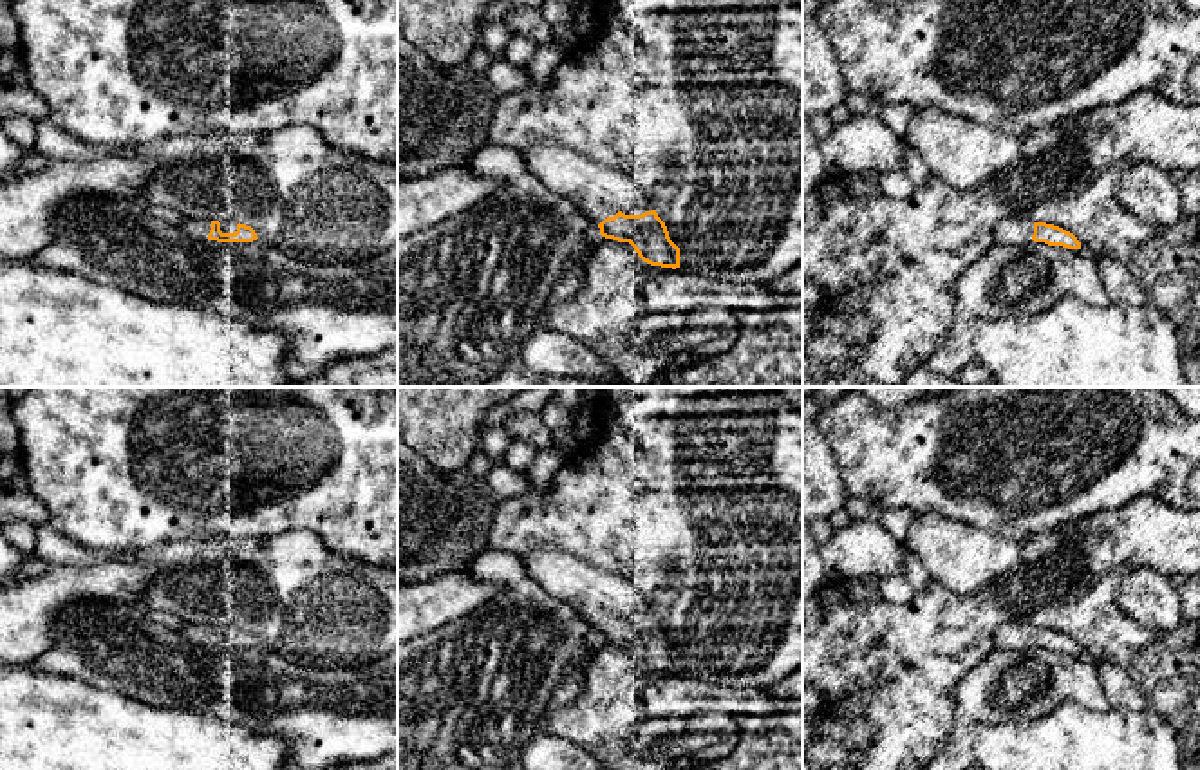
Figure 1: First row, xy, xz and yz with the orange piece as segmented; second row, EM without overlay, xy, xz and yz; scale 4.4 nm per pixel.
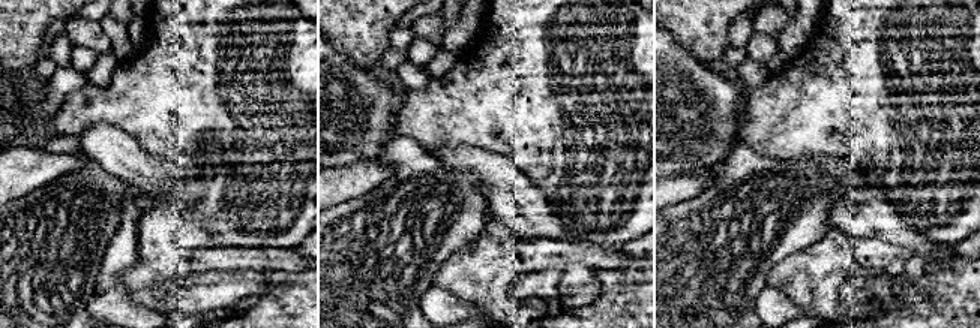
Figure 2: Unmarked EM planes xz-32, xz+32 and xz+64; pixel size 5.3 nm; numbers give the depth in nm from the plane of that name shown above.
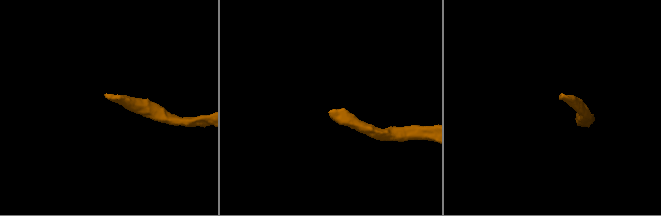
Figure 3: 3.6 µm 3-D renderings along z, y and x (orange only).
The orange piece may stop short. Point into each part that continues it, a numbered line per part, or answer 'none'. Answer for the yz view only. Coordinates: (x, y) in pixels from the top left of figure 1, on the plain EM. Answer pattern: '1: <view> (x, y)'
1: yz (1012, 635)

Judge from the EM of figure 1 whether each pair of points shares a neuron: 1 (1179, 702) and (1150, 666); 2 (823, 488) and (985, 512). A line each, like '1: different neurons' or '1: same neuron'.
1: same neuron
2: different neurons

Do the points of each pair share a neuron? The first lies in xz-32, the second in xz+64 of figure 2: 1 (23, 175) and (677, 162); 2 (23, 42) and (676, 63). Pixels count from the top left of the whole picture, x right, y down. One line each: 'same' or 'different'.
1: different
2: different

